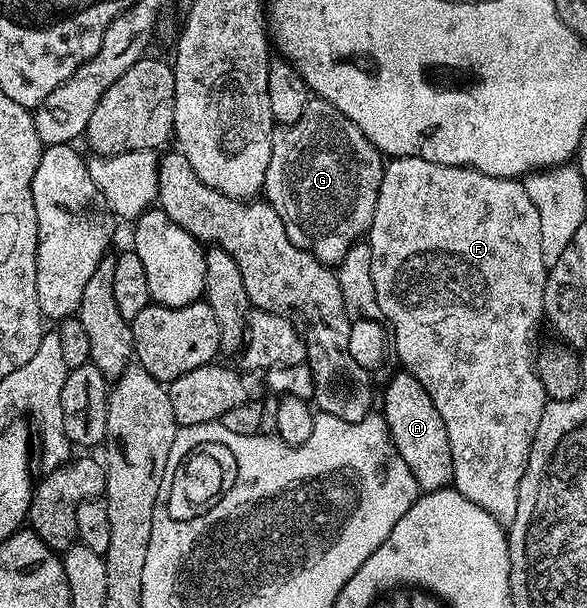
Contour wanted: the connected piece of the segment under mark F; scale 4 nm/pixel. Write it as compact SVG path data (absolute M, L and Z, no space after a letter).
M391 158L383 167L377 208L373 212L371 229L365 235L365 242L372 250L373 283L380 315L393 331L393 354L395 350L403 365L400 367L406 373L421 380L421 388L429 392L433 408L437 408L437 412L441 412L441 420L445 420L445 432L449 432L449 452L453 452L454 489L459 490L465 500L473 500L473 504L485 508L485 512L489 512L503 527L509 528L517 516L519 485L537 436L537 424L541 424L541 412L545 412L549 401L536 370L535 348L535 341L539 338L539 321L542 323L545 318L543 293L549 267L541 252L541 216L537 216L537 208L533 208L533 200L529 200L526 185L514 178L482 174L471 166L446 166L420 158Z

